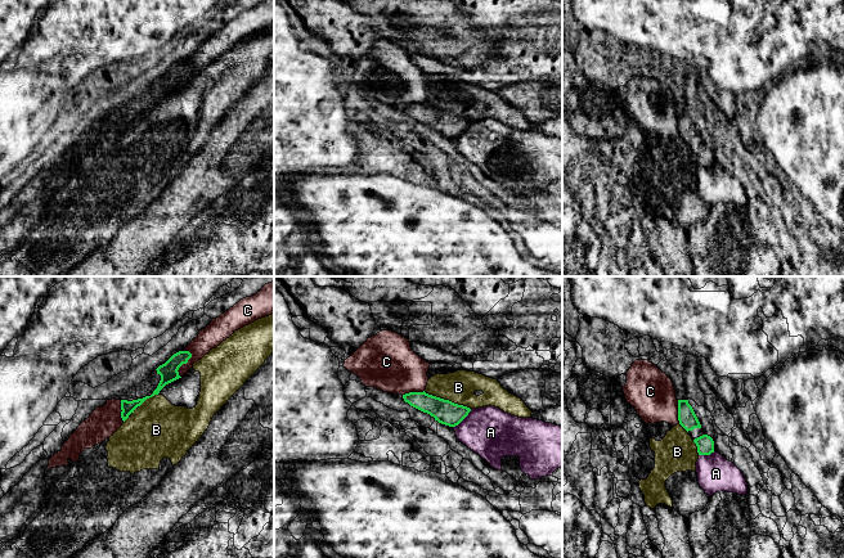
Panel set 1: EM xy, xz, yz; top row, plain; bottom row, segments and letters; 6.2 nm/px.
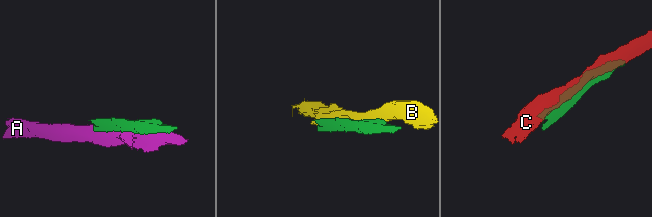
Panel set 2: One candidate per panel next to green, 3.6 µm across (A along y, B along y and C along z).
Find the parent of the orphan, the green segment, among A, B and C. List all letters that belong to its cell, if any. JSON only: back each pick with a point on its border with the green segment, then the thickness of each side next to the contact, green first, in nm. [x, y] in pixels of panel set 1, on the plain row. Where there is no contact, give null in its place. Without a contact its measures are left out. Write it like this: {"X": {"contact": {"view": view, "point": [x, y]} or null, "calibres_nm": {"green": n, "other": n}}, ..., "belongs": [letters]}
{"belongs": []}

